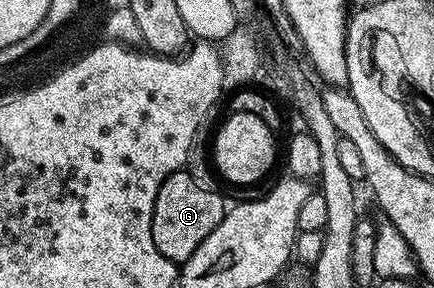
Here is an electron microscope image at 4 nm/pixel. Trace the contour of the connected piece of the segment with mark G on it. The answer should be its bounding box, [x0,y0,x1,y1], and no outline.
[151,170,227,266]

